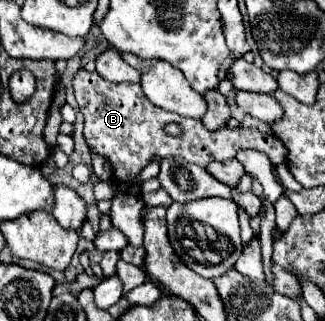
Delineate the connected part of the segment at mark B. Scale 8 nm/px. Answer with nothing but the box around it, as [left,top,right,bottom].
[73,69,287,195]

